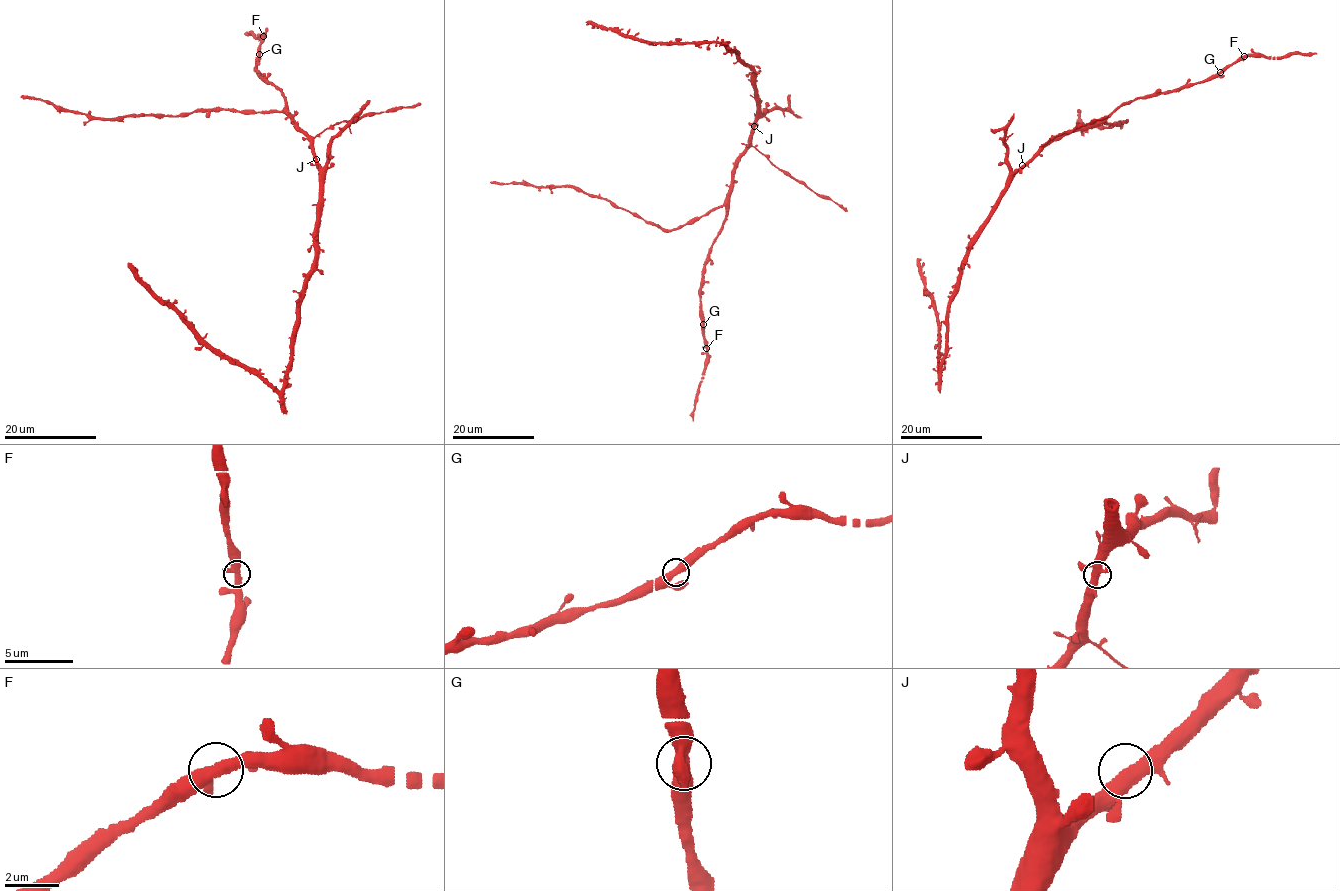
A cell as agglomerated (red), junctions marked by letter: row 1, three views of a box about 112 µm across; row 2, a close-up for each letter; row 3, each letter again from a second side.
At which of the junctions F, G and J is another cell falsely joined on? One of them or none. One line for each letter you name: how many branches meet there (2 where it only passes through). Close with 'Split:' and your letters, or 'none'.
Split: none

